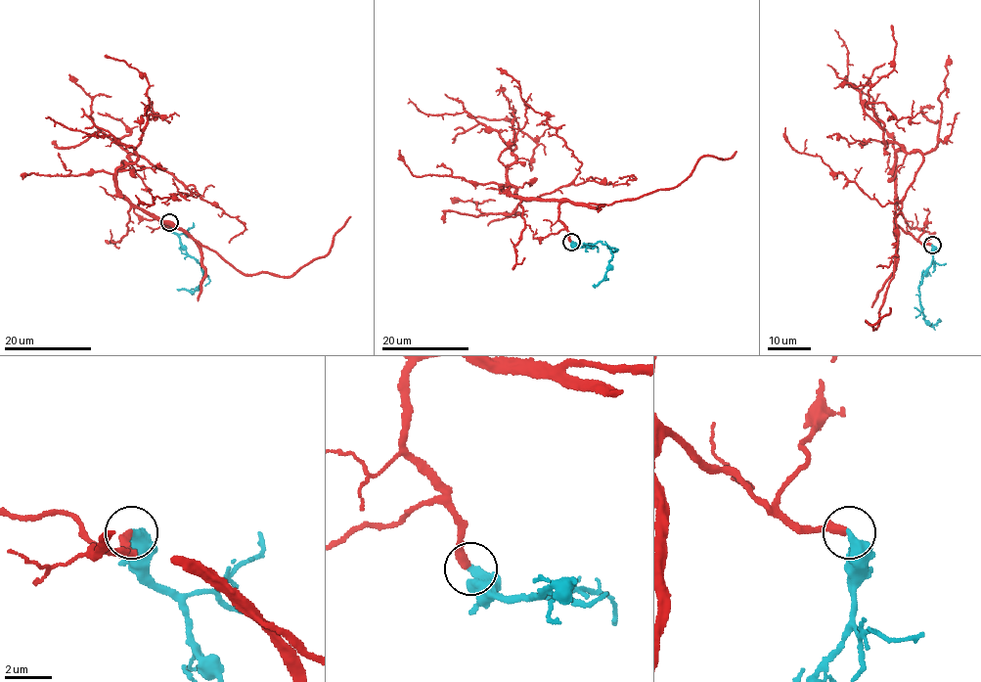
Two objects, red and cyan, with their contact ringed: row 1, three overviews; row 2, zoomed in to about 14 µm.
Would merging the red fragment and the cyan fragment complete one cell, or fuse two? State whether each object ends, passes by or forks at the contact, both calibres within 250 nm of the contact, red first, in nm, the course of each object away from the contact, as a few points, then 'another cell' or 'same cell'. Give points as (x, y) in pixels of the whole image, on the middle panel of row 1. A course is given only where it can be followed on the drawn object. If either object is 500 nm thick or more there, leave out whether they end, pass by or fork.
calibres 360 and 500 nm; course red (570, 241), (557, 200), (502, 185), (532, 200), (571, 182), (581, 162), (496, 68); course cyan (570, 242), (579, 248), (600, 242), (609, 250), (612, 255), (603, 279), (592, 285); same cell

